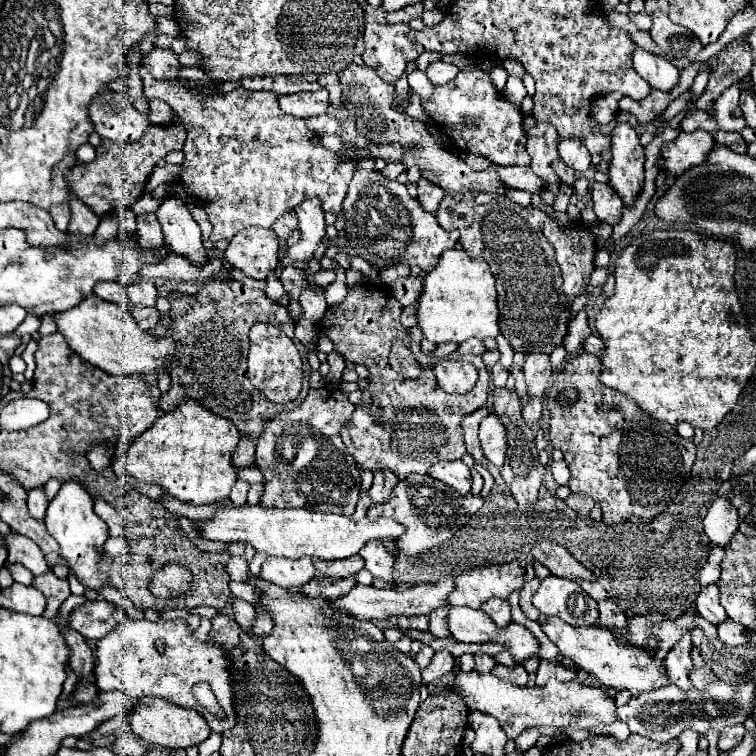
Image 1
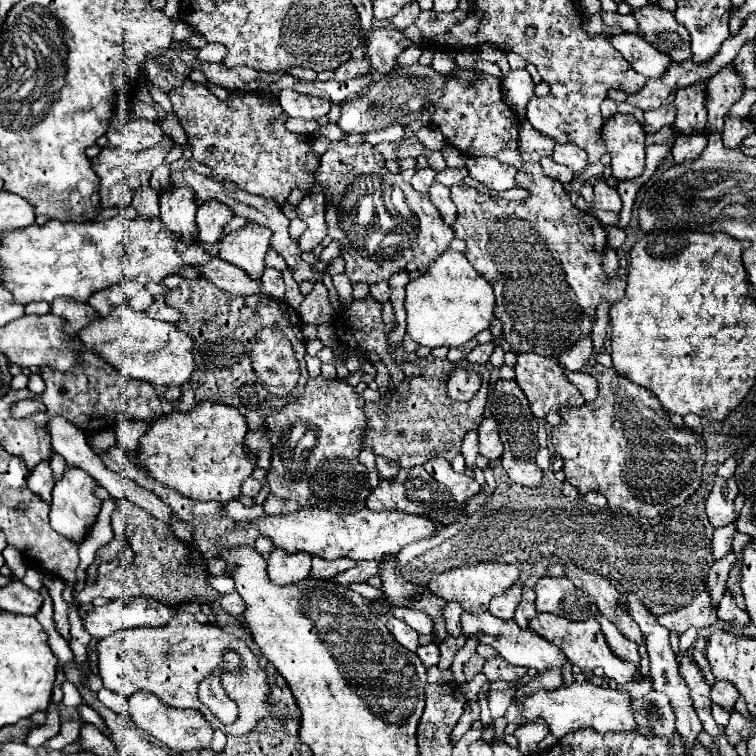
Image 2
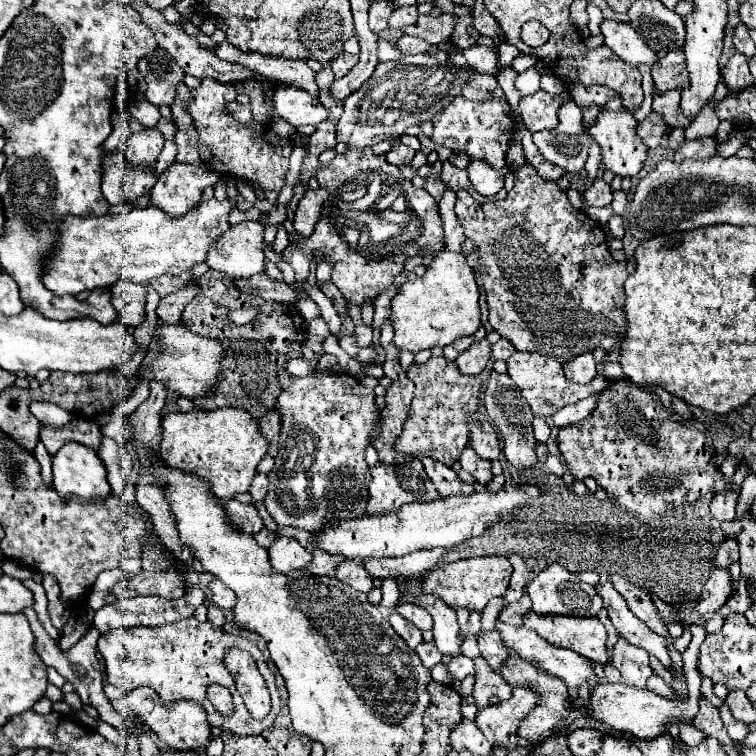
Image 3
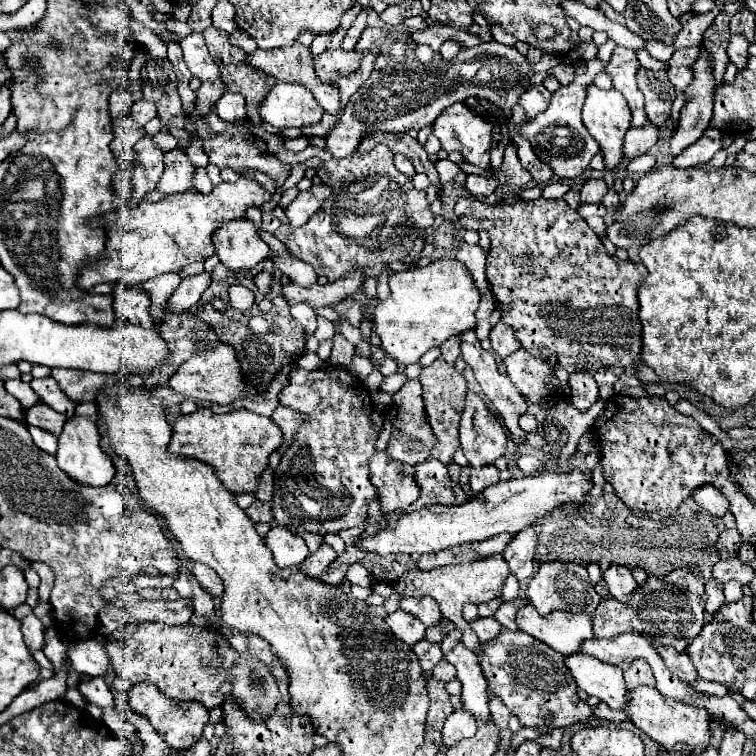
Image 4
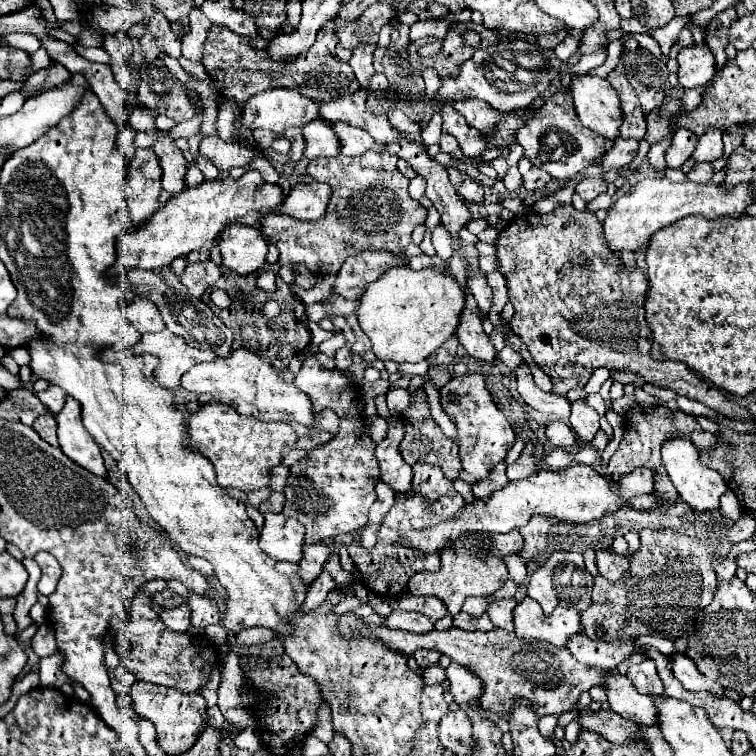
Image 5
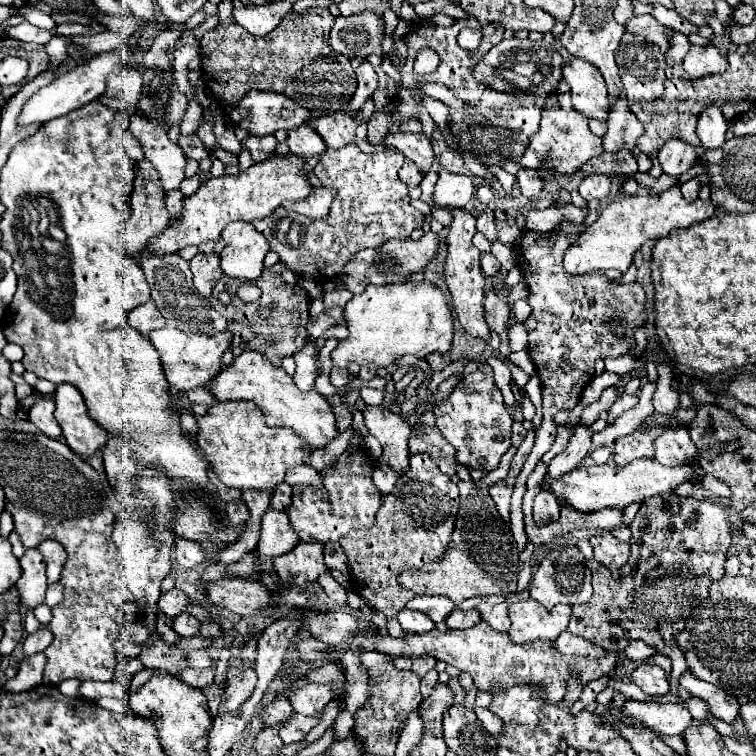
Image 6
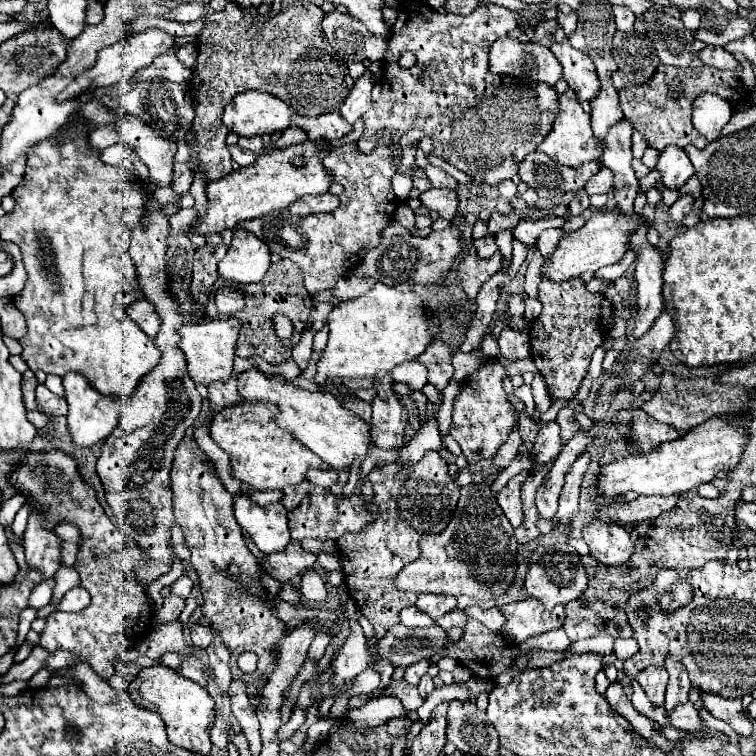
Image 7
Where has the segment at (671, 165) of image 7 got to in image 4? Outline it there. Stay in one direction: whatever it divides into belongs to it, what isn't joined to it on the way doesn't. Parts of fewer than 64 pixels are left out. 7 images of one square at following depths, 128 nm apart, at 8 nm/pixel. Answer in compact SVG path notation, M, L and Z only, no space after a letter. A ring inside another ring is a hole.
M700 52L692 64L694 82L684 90L684 106L680 110L680 120L676 134L672 138L672 154L678 156L684 148L694 144L712 120L714 102L714 76L712 76L712 56Z

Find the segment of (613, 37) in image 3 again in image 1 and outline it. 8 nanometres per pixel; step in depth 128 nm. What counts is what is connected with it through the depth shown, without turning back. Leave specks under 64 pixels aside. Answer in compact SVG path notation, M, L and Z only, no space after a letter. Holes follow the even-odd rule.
M642 48L634 50L634 68L636 72L652 86L662 92L670 92L678 84L678 70L664 58L658 58Z

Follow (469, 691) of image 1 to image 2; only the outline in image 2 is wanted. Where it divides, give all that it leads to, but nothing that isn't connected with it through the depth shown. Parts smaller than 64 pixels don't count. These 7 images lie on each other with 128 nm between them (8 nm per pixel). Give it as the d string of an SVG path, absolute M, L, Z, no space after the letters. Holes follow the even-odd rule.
M574 682L570 686L560 686L556 690L540 690L532 696L526 696L522 700L514 700L518 704L520 716L524 722L536 722L544 720L552 732L554 738L562 738L570 732L576 732L580 728L592 726L596 732L624 732L624 730L636 730L634 722L634 708L630 706L630 696L622 690L612 688L600 688L590 682L580 684Z

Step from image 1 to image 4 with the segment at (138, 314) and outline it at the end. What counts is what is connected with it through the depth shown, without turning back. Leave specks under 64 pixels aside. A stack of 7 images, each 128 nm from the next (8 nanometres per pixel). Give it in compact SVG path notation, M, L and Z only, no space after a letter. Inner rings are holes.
M208 272L184 278L182 284L168 298L168 304L166 304L168 310L176 312L176 314L186 312L190 306L194 306L202 298L202 294L208 286L210 286L210 274Z

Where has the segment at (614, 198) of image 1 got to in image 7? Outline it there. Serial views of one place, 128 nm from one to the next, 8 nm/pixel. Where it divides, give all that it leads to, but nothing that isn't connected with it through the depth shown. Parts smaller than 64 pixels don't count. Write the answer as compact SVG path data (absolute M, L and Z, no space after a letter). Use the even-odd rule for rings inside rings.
M602 166L602 170L596 176L592 176L588 180L588 184L584 186L584 190L590 196L592 194L606 194L606 192L610 192L610 188L612 188L612 172L606 166Z

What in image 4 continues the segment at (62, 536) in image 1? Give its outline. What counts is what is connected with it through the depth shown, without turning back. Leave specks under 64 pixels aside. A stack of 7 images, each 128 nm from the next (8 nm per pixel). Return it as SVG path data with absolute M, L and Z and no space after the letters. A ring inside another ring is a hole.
M82 402L76 406L76 414L64 426L64 432L58 438L56 462L60 470L74 482L84 486L106 486L114 476L114 464L110 456L100 448L100 432L96 426L96 404Z

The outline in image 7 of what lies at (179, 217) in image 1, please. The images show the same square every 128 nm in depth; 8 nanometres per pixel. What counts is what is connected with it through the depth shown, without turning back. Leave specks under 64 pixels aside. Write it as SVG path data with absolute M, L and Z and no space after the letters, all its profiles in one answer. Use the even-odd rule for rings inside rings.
M118 114L118 128L124 142L138 152L138 158L148 166L150 180L156 186L172 186L176 144L158 136L144 120L132 114Z

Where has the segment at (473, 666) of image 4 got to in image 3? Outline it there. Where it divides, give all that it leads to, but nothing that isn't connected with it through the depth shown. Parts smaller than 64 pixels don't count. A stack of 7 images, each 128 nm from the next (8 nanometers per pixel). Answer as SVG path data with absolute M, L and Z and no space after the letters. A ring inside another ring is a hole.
M420 592L410 598L408 594L404 594L404 596L400 596L400 602L412 602L416 606L424 608L434 618L432 634L434 634L436 648L442 654L452 654L452 656L460 654L462 640L458 638L460 626L456 622L456 610L452 610L440 596Z

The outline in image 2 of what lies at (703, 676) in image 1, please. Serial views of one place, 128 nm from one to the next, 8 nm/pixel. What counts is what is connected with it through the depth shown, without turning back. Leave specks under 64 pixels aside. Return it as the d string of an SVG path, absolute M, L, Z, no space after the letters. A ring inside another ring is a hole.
M716 680L712 686L710 686L710 698L714 704L726 708L726 710L732 710L734 708L734 702L738 698L738 690L734 684L726 682L726 680Z

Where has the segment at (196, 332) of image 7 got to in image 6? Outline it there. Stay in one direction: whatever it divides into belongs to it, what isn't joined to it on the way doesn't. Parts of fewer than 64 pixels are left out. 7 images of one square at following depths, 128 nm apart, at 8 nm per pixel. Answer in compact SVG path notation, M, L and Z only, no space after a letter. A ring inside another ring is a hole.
M172 326L150 332L148 338L150 338L150 342L154 344L154 348L160 354L164 374L166 374L166 380L168 380L170 388L174 388L178 392L188 392L188 390L192 390L196 386L206 386L210 376L216 374L218 368L222 366L220 358L230 348L230 342L232 342L230 332L222 332L220 336L210 338L210 336L202 336L202 334L182 332L182 330L172 328Z

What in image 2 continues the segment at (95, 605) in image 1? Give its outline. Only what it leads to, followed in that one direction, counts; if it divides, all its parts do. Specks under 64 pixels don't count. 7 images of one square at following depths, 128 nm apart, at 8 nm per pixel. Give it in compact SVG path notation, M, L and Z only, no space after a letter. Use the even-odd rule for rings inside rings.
M118 598L104 606L94 606L84 616L84 630L92 638L106 638L118 630L136 626L164 626L176 612L158 600Z

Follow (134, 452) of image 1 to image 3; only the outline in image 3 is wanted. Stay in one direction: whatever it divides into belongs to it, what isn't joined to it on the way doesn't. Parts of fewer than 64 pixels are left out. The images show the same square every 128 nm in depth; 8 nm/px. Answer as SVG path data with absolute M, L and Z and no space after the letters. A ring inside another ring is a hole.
M216 408L212 412L170 412L162 418L160 452L164 464L178 468L186 474L204 478L208 490L222 502L234 498L234 494L248 492L256 466L264 458L268 442L258 432L258 422L240 408Z

